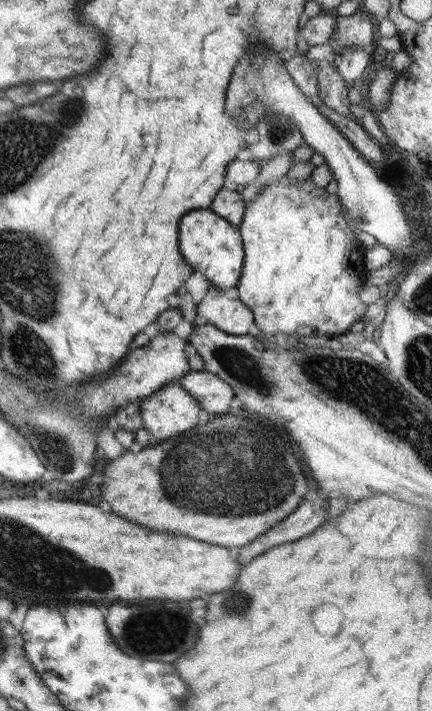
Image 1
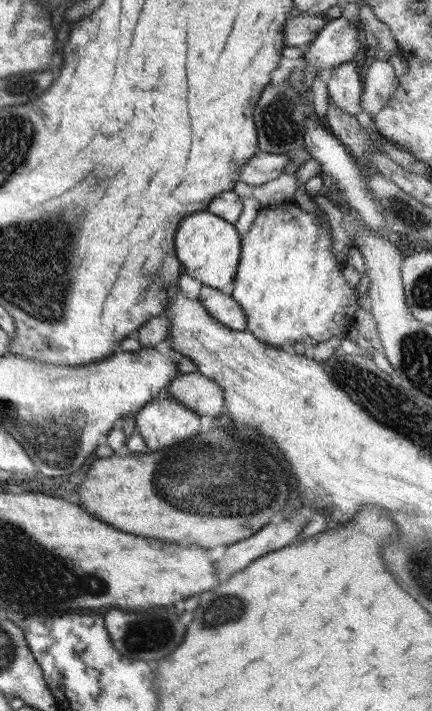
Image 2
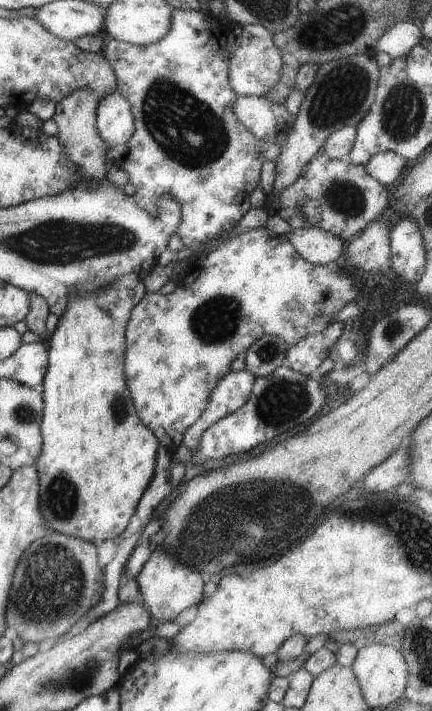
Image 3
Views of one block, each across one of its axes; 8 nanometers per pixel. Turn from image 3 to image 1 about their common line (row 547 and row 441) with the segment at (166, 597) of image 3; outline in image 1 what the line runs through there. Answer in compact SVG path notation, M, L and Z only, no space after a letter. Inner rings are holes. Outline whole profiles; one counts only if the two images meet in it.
M179 381L164 385L139 405L142 426L148 430L153 443L175 437L198 425L200 405Z

